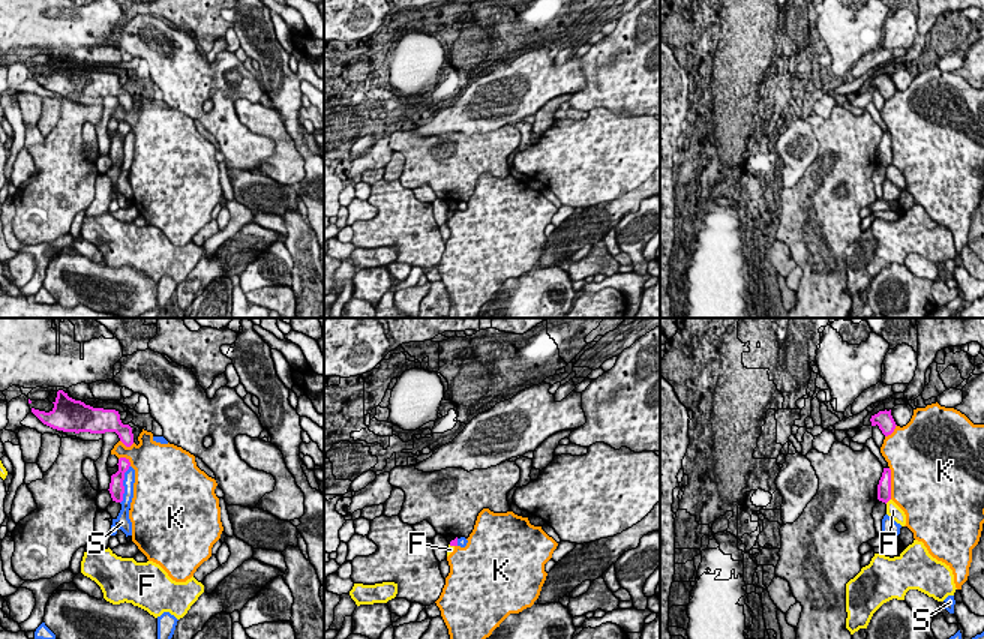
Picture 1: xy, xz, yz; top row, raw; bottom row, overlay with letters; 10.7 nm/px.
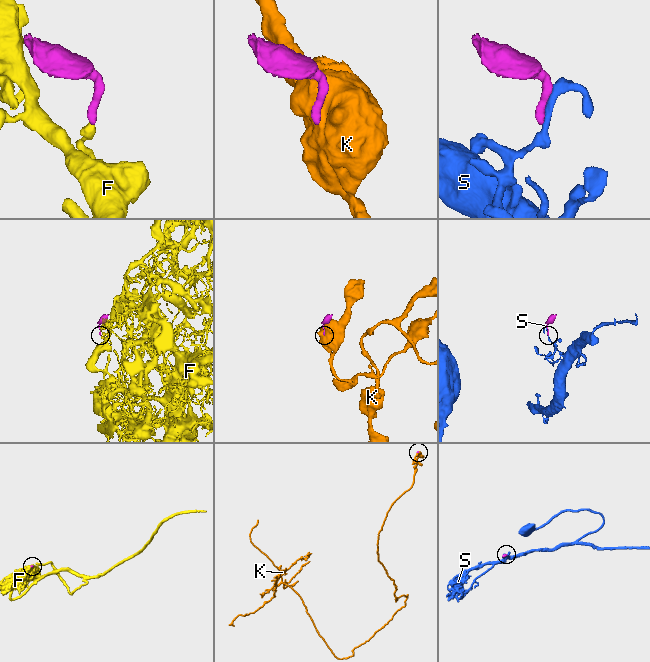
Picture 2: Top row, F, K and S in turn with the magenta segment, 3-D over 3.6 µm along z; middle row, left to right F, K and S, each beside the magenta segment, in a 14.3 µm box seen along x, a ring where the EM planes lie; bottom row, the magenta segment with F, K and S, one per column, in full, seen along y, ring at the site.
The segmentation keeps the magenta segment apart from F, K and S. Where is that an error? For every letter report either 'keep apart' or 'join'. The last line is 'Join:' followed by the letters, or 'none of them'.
F: keep apart
K: keep apart
S: keep apart
Join: none of them

